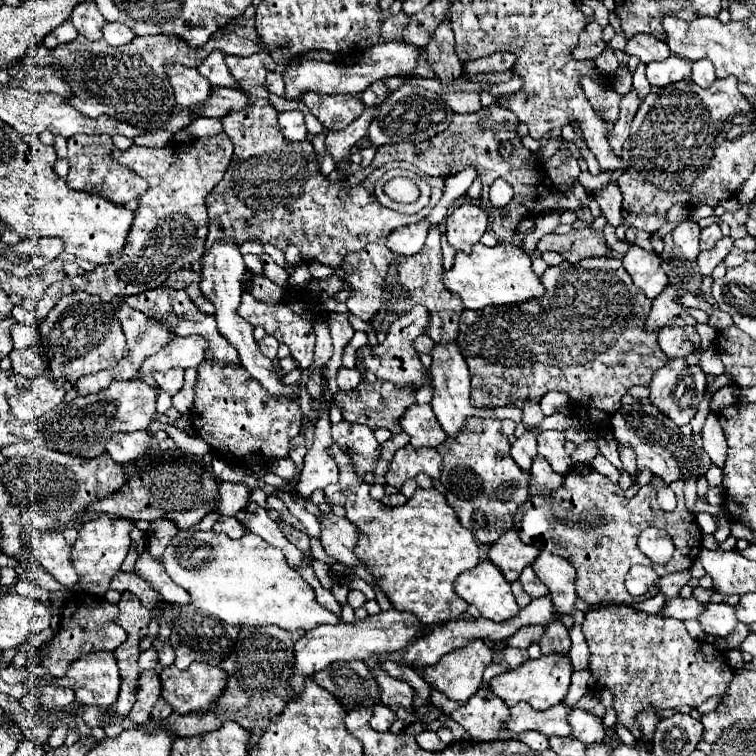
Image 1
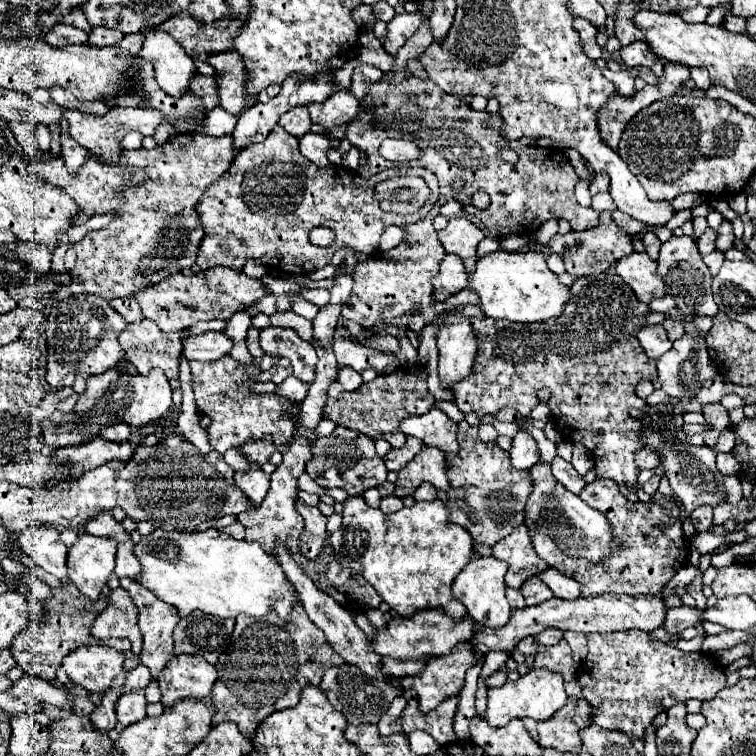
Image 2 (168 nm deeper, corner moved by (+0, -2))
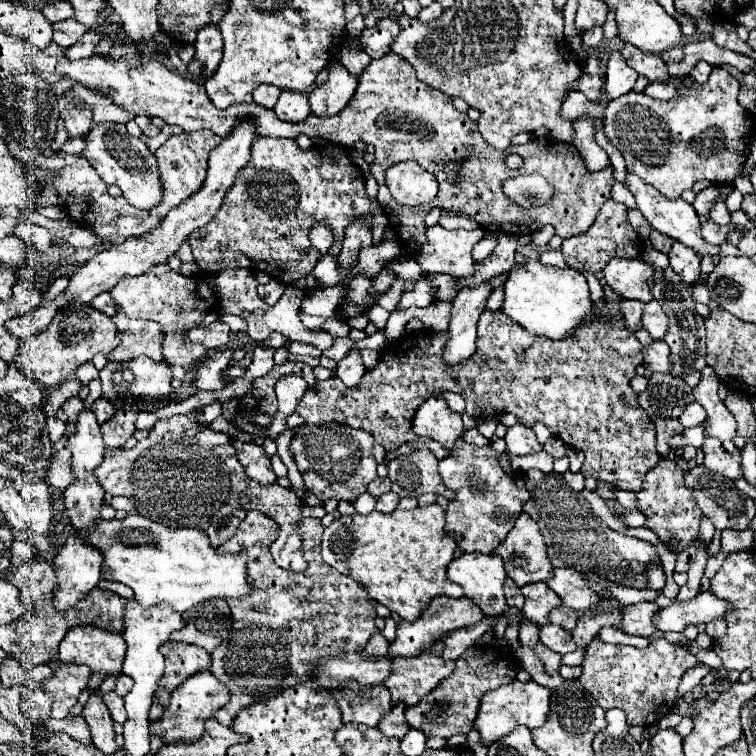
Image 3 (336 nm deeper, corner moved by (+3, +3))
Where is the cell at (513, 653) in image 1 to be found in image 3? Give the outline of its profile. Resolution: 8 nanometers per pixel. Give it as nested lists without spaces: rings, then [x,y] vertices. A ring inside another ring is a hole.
[[[523,621],[519,627],[519,641],[521,641],[521,645],[535,647],[539,641],[539,627],[529,621]]]

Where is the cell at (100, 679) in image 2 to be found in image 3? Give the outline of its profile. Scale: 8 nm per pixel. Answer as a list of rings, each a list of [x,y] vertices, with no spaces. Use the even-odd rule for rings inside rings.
[[[75,625],[59,645],[59,659],[63,663],[87,665],[95,673],[119,673],[125,651],[127,645],[121,633],[95,625]]]

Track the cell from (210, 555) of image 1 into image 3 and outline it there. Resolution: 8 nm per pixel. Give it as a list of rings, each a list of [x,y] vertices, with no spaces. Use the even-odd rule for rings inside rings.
[[[137,511],[127,513],[123,519],[97,519],[95,531],[73,531],[75,537],[95,547],[103,555],[103,567],[111,569],[109,581],[117,581],[133,589],[135,599],[143,607],[157,603],[171,603],[175,611],[183,613],[189,607],[219,597],[233,599],[245,597],[251,587],[247,585],[247,555],[217,553],[209,545],[207,533],[199,529],[171,529],[145,519]]]

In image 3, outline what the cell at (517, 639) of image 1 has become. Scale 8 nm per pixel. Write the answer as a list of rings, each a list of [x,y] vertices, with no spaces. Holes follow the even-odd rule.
[[[561,605],[561,607],[557,607],[557,609],[551,611],[551,623],[561,625],[561,627],[565,627],[567,631],[573,631],[573,629],[575,629],[575,623],[577,623],[577,615],[575,615],[573,609]]]

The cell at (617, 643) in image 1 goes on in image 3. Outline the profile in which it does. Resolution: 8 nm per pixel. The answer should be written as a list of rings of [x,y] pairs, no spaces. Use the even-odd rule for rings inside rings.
[[[593,639],[587,647],[587,657],[583,661],[583,673],[579,677],[583,687],[589,687],[597,703],[607,711],[611,707],[623,709],[629,725],[649,727],[659,723],[659,711],[673,711],[677,701],[677,687],[683,673],[697,663],[697,657],[687,651],[687,647],[671,645],[665,639],[651,641],[649,647],[629,647],[611,645]]]

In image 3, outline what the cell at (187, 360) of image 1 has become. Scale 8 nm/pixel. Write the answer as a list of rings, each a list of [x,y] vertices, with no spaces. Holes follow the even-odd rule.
[[[213,321],[207,327],[197,327],[189,331],[189,339],[195,343],[203,343],[207,349],[225,347],[229,341],[229,325],[223,321]]]

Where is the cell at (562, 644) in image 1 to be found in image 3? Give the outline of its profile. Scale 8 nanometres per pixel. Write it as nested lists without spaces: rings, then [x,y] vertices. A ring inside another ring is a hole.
[[[539,643],[537,647],[535,647],[535,653],[539,655],[539,659],[545,663],[545,671],[549,671],[549,673],[555,673],[559,667],[561,667],[561,655],[559,653],[555,653],[555,651],[551,651],[549,647],[545,647],[543,643]]]

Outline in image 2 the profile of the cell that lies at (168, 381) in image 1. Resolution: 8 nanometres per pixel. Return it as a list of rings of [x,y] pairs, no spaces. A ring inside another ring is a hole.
[[[156,322],[128,324],[120,334],[120,344],[126,358],[138,368],[140,374],[148,374],[152,368],[160,368],[168,380],[180,374],[180,350],[184,332],[162,332]]]

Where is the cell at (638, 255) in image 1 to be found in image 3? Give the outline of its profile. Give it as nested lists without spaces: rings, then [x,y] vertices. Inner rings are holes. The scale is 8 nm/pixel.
[[[611,259],[603,269],[603,277],[613,291],[623,299],[637,299],[649,303],[653,299],[647,279],[653,275],[653,267],[641,259]]]

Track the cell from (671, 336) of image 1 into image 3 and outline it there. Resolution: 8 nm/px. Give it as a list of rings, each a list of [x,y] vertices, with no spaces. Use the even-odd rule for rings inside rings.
[[[649,301],[643,305],[643,327],[653,339],[663,339],[667,325],[667,315],[661,311],[661,305],[657,301]]]

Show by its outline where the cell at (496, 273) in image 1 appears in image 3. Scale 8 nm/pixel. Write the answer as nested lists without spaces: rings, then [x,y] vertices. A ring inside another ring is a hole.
[[[529,259],[529,263],[519,271],[509,271],[509,279],[505,283],[505,303],[501,311],[537,337],[547,337],[551,341],[573,337],[573,333],[593,317],[591,309],[593,303],[589,297],[589,285],[581,271],[571,267],[545,267],[535,259]]]

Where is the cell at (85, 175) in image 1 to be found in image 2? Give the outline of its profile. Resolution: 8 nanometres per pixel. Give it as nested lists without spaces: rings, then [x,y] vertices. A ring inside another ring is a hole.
[[[62,132],[62,160],[66,164],[66,170],[70,174],[80,172],[80,168],[84,166],[84,162],[88,160],[88,148],[76,144],[76,140],[72,140],[72,136],[68,136],[68,132]]]

